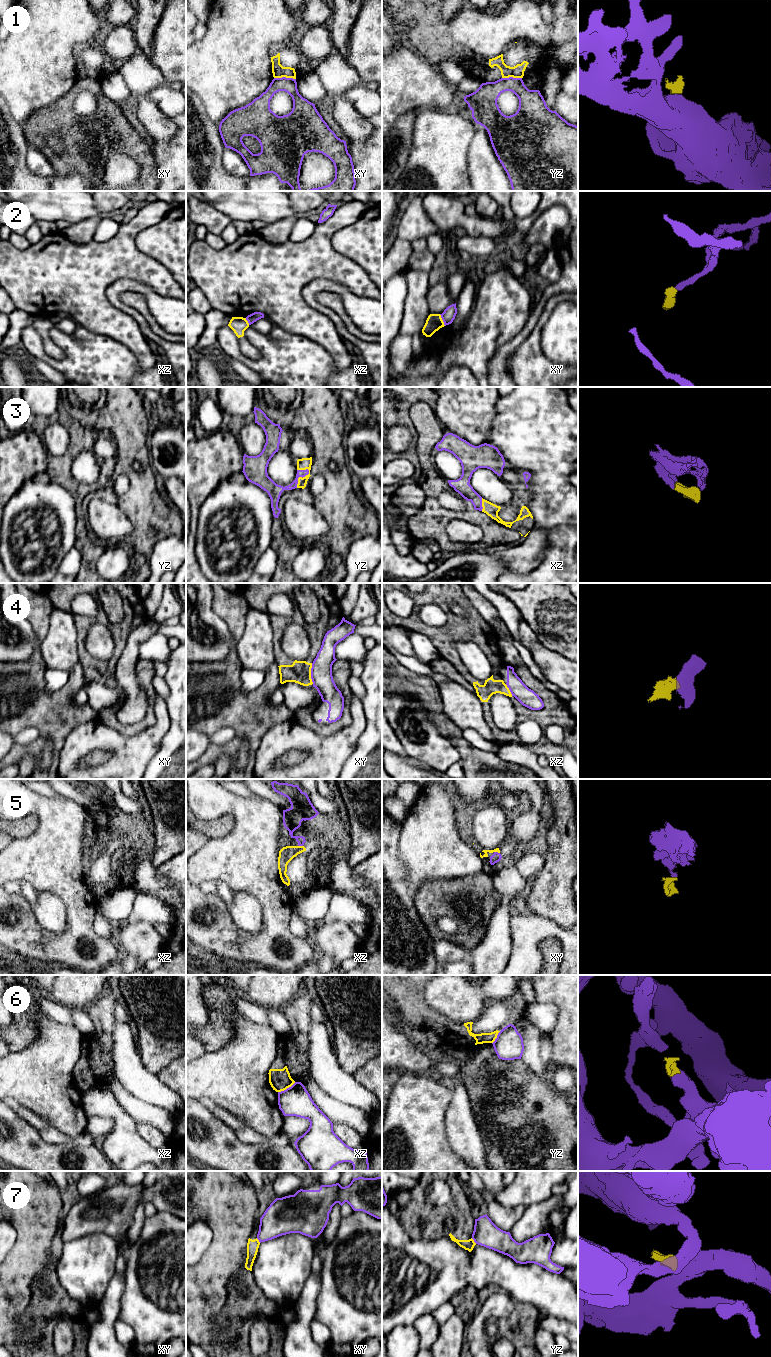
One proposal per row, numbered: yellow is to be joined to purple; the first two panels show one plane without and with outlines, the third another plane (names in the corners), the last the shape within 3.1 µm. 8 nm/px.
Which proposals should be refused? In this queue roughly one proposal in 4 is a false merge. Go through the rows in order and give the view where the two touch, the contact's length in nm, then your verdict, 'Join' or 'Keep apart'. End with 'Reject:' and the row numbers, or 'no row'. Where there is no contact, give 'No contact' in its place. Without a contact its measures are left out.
1: Touches purple in xy. Shared border 180 nm. Keep apart
2: Touches purple in xy. Shared border 110 nm. Keep apart
3: Touches purple in yz. Shared border 180 nm. Join
4: Touches purple in xy. Shared border 170 nm. Keep apart
5: Touches purple in xy. Shared border 50 nm. Join
6: Touches purple in xz. Shared border 170 nm. Keep apart
7: Touches purple in yz. Shared border 60 nm. Keep apart
Reject: 1, 2, 4, 6, 7

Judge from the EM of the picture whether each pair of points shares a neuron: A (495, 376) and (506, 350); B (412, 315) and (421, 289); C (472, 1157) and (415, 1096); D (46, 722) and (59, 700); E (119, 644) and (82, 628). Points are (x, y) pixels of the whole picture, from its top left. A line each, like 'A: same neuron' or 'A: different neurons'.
A: same neuron
B: same neuron
C: different neurons
D: same neuron
E: same neuron

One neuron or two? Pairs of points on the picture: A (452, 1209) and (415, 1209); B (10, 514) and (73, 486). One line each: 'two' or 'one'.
A: one
B: two

